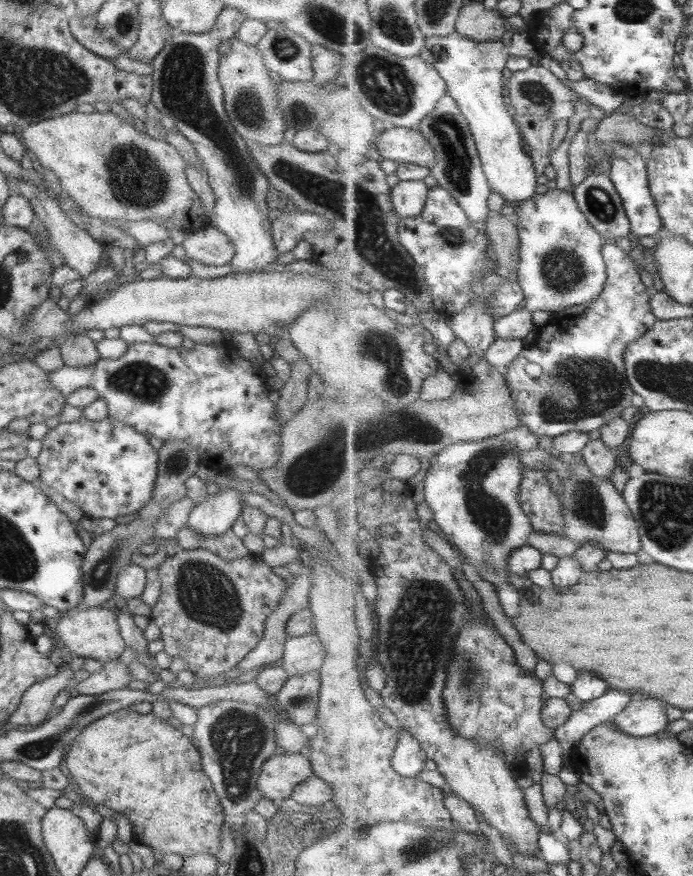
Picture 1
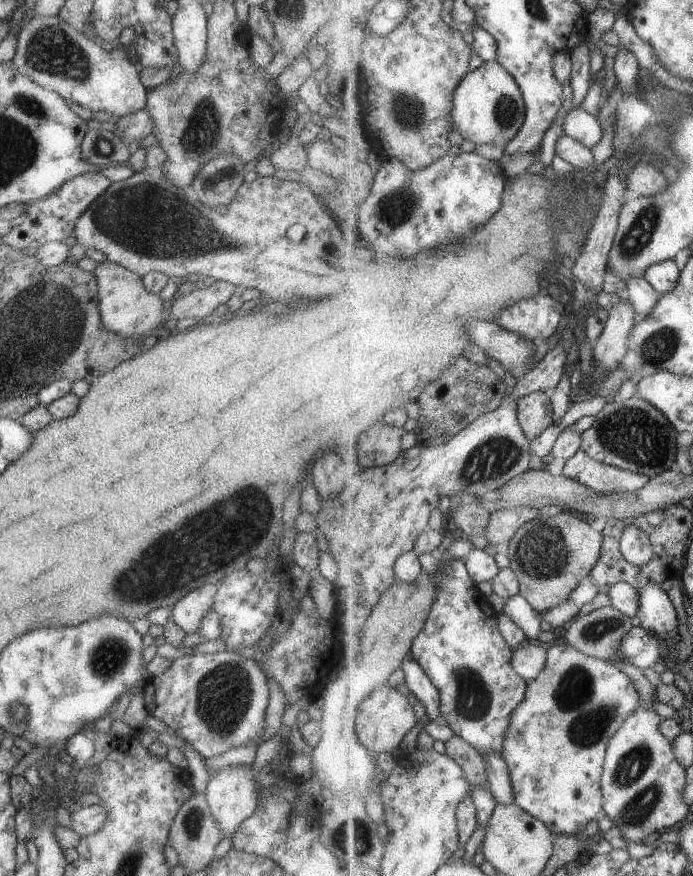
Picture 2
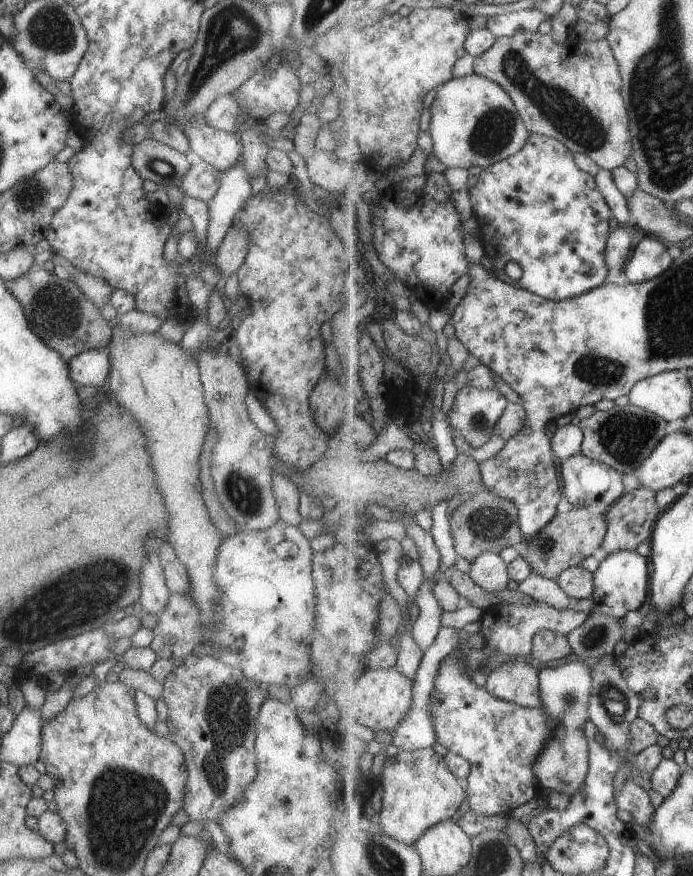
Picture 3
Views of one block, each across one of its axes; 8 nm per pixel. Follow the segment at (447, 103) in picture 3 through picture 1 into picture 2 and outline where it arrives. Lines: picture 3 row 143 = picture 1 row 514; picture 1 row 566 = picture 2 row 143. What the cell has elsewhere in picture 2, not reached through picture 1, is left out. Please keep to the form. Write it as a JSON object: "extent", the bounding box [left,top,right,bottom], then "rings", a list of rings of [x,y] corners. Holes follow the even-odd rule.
{"extent":[454,60,527,146],"rings":[[[498,60],[485,61],[483,66],[470,70],[454,96],[454,129],[475,146],[507,146],[520,133],[527,113],[520,83]]]}

